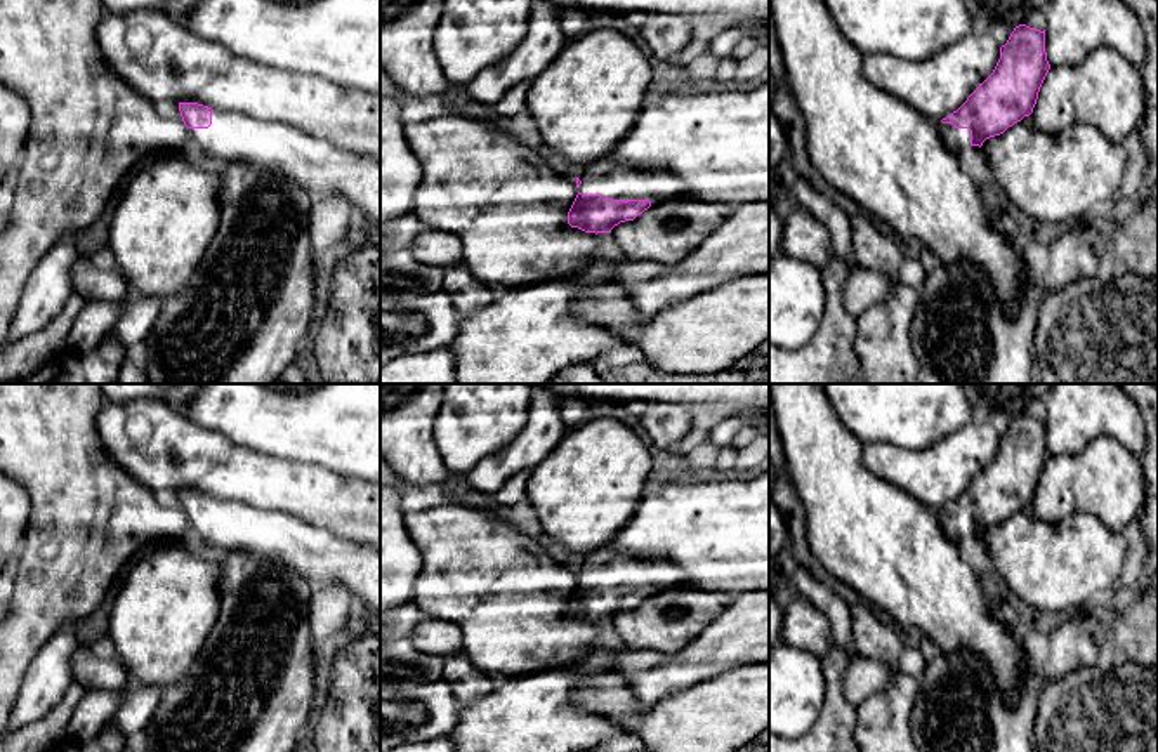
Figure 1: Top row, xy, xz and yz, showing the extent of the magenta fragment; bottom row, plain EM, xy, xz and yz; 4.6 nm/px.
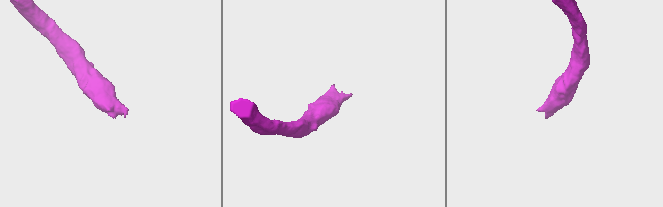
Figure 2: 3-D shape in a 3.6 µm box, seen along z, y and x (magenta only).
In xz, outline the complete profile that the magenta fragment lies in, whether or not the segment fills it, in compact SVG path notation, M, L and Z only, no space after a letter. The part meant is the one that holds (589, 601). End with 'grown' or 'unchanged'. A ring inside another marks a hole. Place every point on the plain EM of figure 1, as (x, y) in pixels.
M601 547L582 557L578 584L568 601L568 613L585 622L611 622L615 615L634 610L651 594L686 585L686 573L668 561Z; grown

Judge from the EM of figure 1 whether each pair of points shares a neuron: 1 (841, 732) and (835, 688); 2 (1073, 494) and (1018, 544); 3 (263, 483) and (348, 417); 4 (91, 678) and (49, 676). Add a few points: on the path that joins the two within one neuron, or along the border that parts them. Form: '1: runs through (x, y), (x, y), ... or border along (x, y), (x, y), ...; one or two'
1: runs through (837, 721), (835, 699); one
2: border along (1084, 511), (1065, 514), (1054, 521), (1033, 516); two
3: border along (252, 450), (278, 459), (320, 464), (332, 471); two
4: border along (80, 645), (72, 660), (72, 679); two

